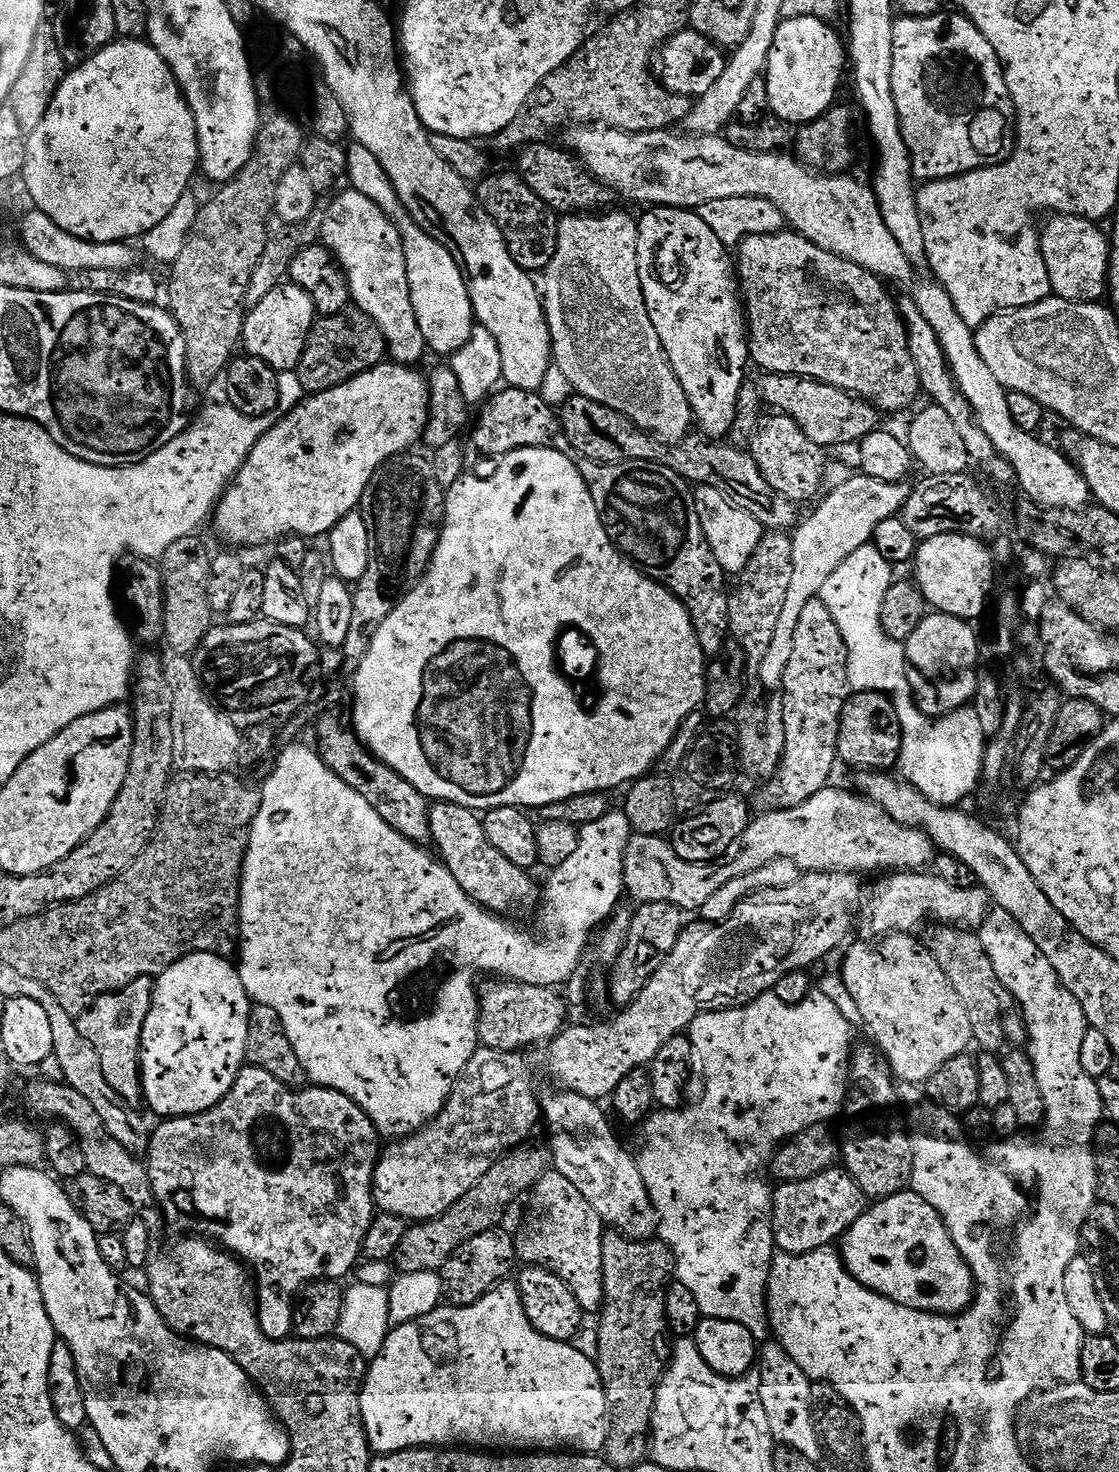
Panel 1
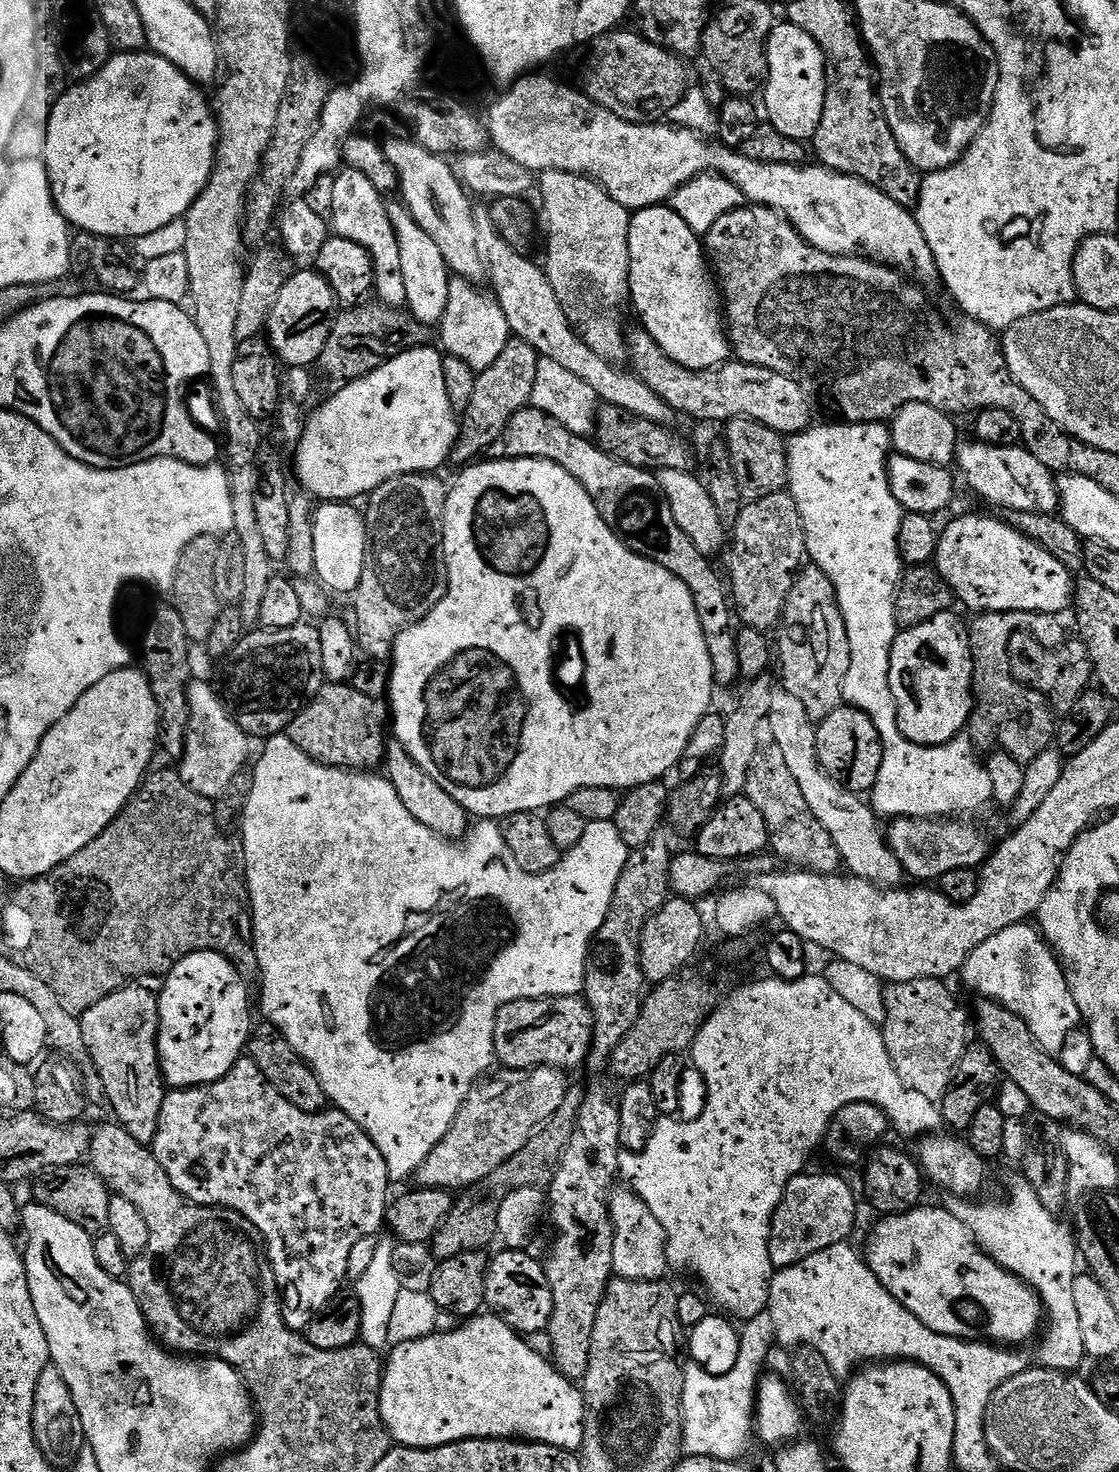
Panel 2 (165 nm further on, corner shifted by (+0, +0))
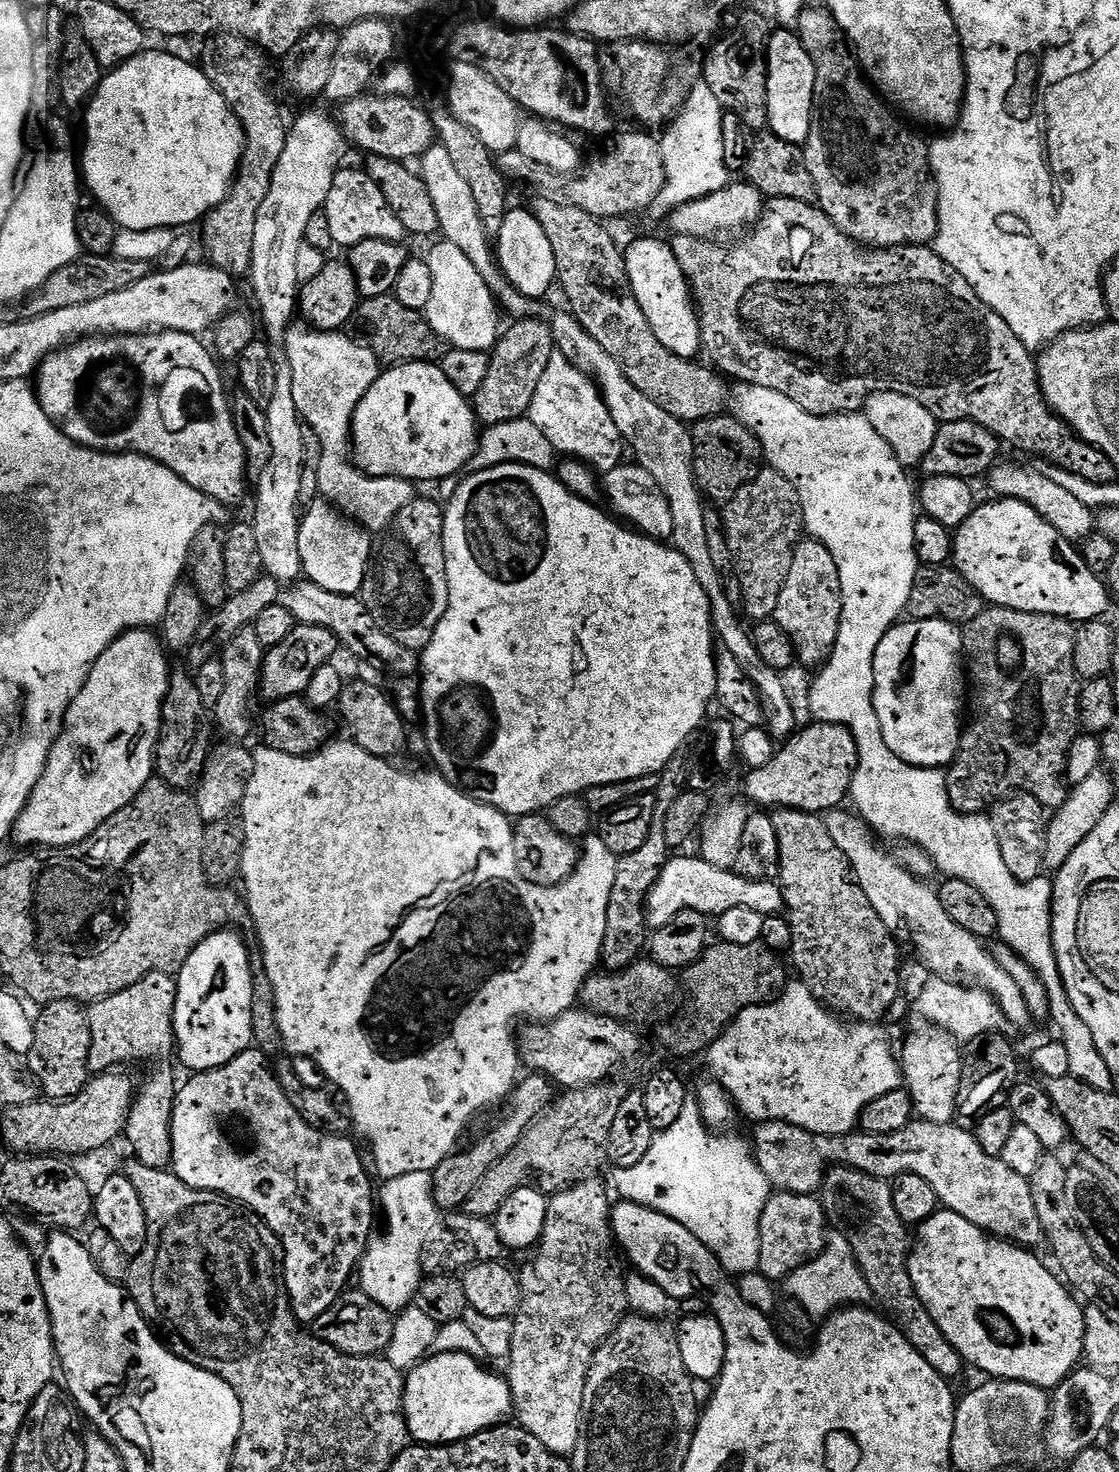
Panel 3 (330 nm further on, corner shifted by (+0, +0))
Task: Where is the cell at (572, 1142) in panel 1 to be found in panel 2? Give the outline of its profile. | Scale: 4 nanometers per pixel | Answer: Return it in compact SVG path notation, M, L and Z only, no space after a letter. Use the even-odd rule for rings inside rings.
M617 1187L608 1197L608 1213L614 1230L613 1273L621 1280L664 1280L670 1265L667 1258L667 1236L650 1206L631 1187Z

